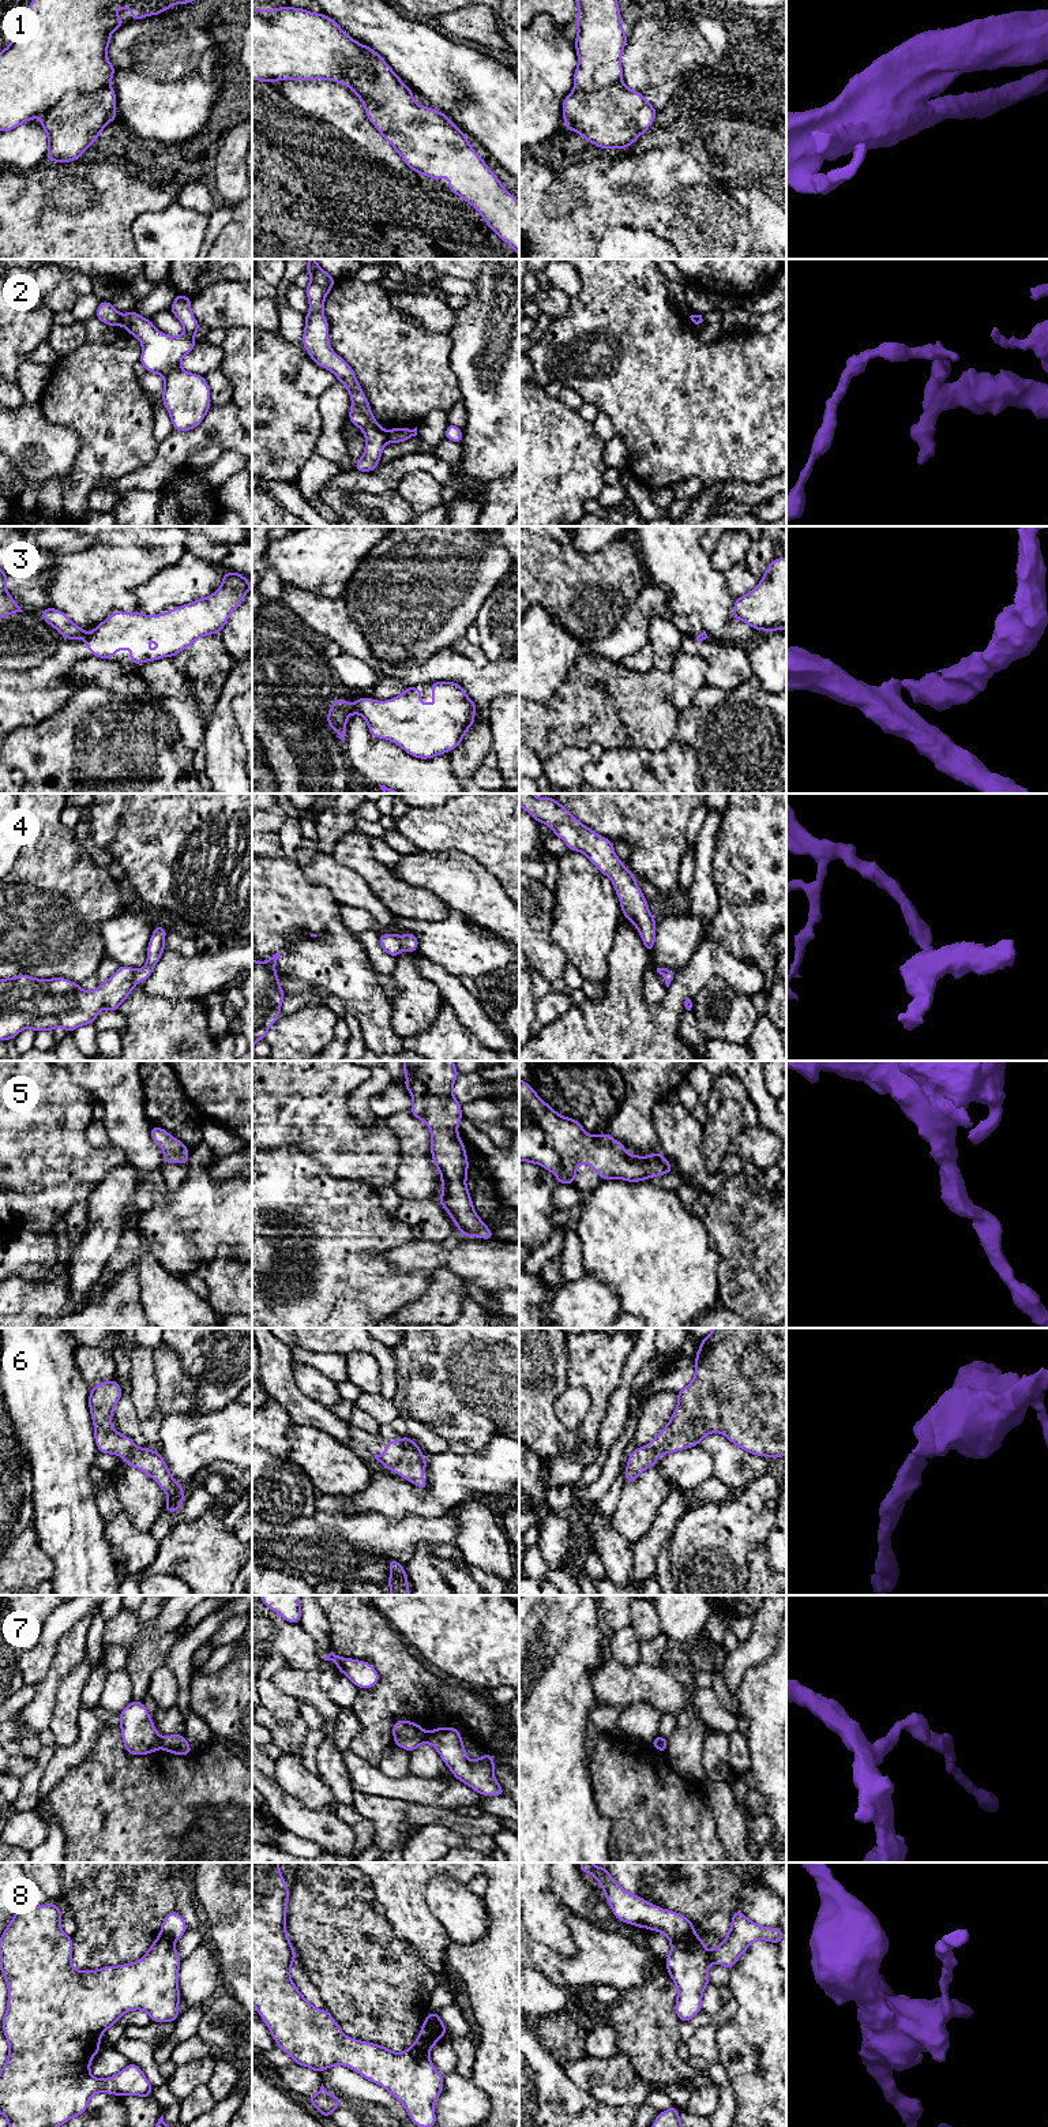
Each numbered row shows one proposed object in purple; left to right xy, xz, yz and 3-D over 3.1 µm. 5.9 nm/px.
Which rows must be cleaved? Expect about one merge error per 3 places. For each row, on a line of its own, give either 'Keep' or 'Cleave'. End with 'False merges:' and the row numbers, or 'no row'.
1: Cleave
2: Cleave
3: Cleave
4: Keep
5: Keep
6: Keep
7: Cleave
8: Cleave
False merges: 1, 2, 3, 7, 8

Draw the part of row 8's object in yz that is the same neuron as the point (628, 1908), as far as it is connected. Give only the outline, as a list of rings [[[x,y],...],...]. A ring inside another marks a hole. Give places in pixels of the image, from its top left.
[[[582,1862],[579,1871],[591,1873],[598,1880],[617,1920],[639,1928],[661,1932],[671,1943],[695,1933],[695,1927],[685,1916],[661,1909],[626,1891],[611,1876],[608,1868],[597,1867],[593,1862]]]

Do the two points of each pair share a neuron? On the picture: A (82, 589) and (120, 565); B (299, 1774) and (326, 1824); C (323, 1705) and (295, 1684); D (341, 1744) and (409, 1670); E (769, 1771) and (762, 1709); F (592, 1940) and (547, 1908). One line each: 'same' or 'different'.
A: same
B: different
C: same
D: different
E: same
F: different

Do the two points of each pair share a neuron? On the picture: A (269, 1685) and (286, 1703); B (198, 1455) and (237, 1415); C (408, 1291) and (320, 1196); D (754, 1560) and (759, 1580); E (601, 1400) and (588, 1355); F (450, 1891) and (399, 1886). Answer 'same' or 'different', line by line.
A: same
B: same
C: same
D: same
E: same
F: different

